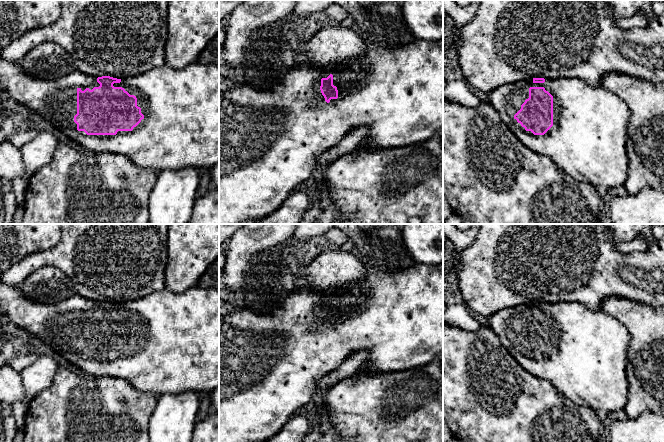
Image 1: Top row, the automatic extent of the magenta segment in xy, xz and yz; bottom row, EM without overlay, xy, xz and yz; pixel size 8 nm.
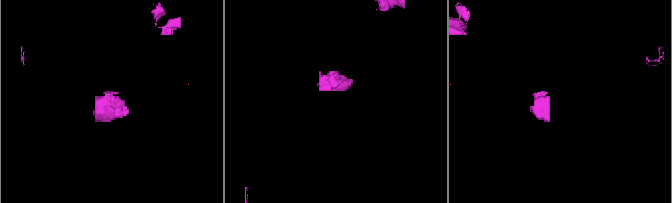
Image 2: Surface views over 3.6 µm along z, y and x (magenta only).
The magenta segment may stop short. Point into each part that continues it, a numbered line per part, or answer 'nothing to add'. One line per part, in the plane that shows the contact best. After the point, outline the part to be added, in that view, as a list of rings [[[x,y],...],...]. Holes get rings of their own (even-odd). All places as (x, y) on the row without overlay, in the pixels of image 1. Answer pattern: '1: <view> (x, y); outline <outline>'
1: xy (180, 352); outline [[[0,281],[0,317],[3,317],[5,319],[5,322],[11,322],[14,325],[28,331],[31,335],[40,338],[54,351],[62,355],[70,364],[82,369],[91,376],[106,376],[124,379],[127,380],[135,389],[143,392],[151,392],[156,394],[157,396],[163,394],[180,394],[185,391],[194,391],[198,393],[211,392],[215,388],[219,387],[219,289],[201,288],[199,286],[195,286],[183,292],[175,293],[169,291],[166,288],[162,288],[161,290],[153,292],[141,299],[121,303],[120,307],[114,307],[114,311],[122,311],[130,319],[134,319],[137,322],[137,330],[141,332],[141,337],[144,339],[144,342],[136,351],[133,352],[132,355],[118,355],[116,359],[87,359],[84,355],[78,355],[77,348],[74,346],[74,340],[77,338],[77,313],[80,312],[82,315],[84,315],[86,312],[89,312],[90,314],[92,314],[94,311],[99,310],[100,308],[97,306],[97,301],[87,299],[79,294],[75,294],[69,299],[65,299],[61,302],[53,304],[41,304],[32,302],[24,296],[20,287],[10,286]]]

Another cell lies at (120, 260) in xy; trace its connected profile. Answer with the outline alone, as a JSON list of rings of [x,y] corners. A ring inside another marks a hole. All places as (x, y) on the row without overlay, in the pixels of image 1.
[[[60,224],[61,239],[45,251],[33,253],[0,272],[0,281],[20,287],[35,270],[53,266],[72,281],[76,294],[93,301],[125,303],[141,299],[165,286],[169,224]]]

